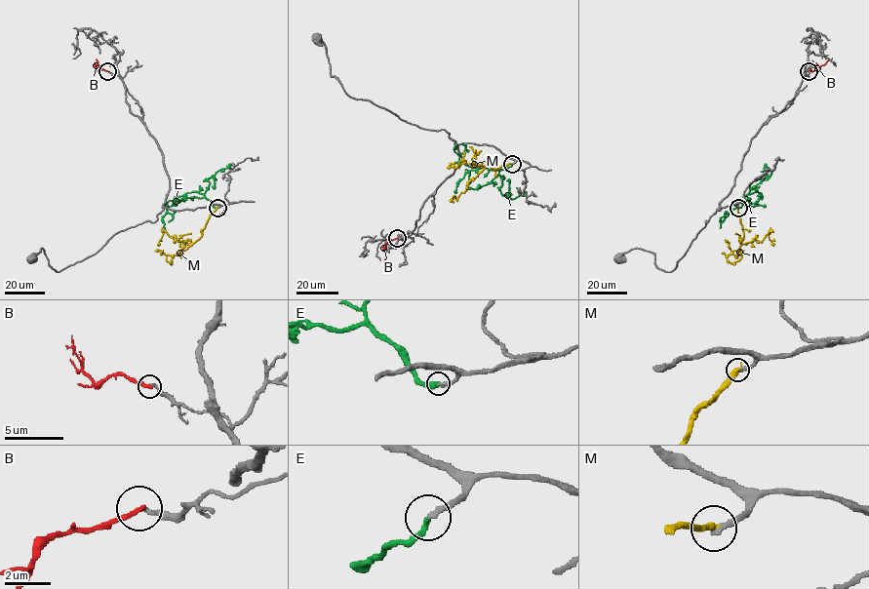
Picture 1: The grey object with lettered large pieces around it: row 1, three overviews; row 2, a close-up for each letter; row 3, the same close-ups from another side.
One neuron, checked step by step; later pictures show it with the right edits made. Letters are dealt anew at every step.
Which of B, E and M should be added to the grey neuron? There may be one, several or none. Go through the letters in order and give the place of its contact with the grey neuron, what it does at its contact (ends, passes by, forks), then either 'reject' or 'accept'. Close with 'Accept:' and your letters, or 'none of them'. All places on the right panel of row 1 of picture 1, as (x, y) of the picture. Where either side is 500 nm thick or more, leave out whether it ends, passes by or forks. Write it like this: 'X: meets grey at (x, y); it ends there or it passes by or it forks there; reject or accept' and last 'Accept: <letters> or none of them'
B: meets grey at (809, 71); it ends there; reject
E: meets grey at (738, 207); it ends there; accept
M: meets grey at (738, 208); it ends there; reject
Accept: E

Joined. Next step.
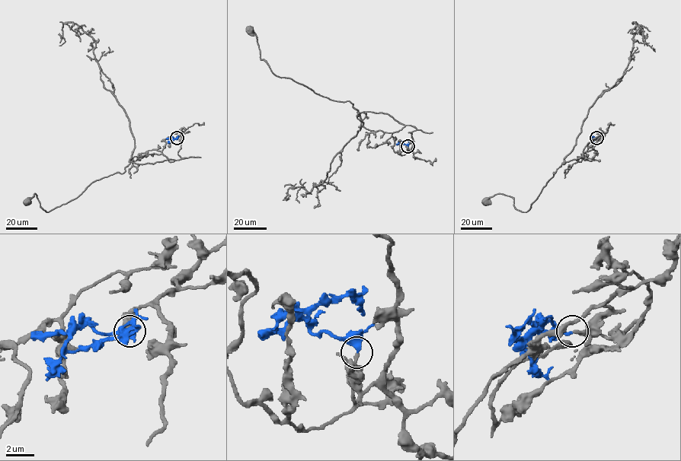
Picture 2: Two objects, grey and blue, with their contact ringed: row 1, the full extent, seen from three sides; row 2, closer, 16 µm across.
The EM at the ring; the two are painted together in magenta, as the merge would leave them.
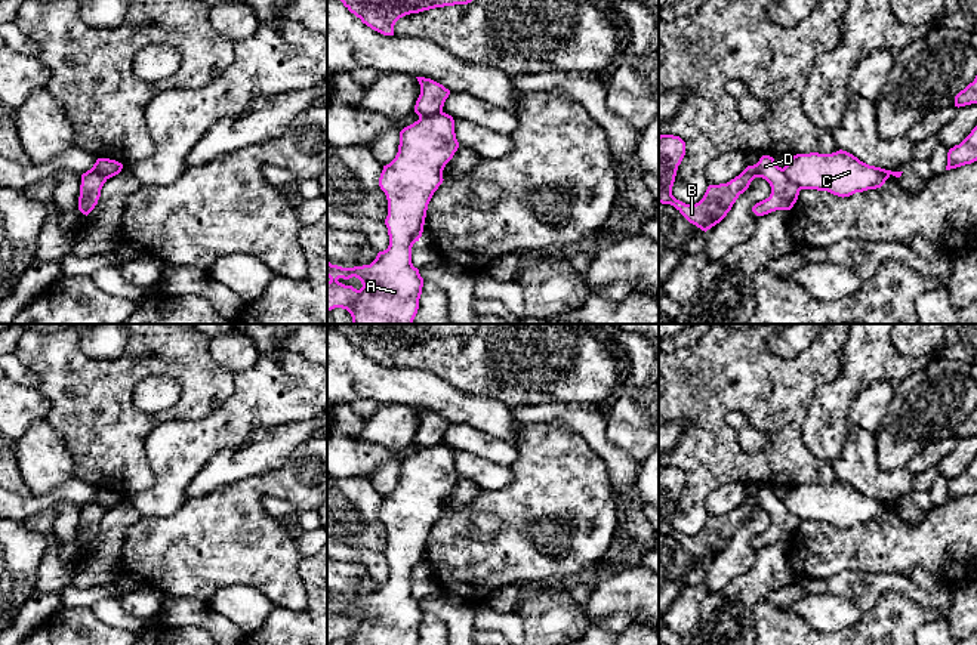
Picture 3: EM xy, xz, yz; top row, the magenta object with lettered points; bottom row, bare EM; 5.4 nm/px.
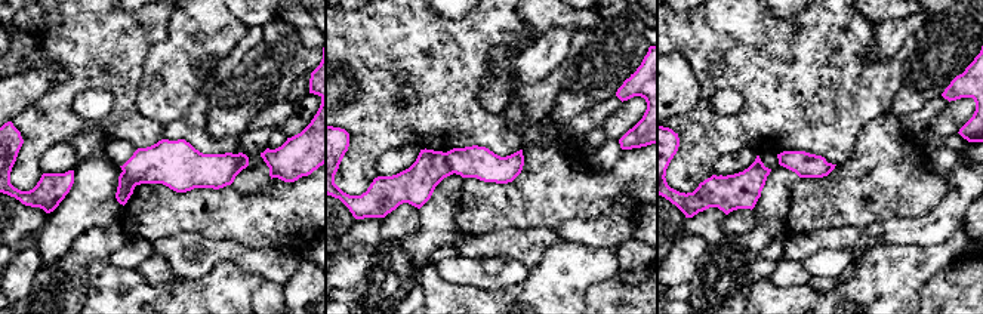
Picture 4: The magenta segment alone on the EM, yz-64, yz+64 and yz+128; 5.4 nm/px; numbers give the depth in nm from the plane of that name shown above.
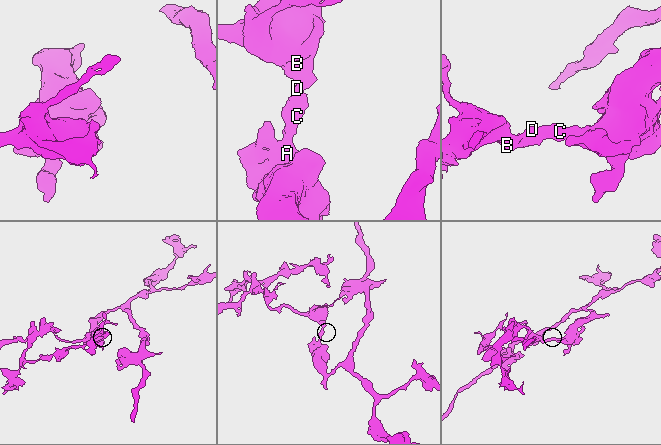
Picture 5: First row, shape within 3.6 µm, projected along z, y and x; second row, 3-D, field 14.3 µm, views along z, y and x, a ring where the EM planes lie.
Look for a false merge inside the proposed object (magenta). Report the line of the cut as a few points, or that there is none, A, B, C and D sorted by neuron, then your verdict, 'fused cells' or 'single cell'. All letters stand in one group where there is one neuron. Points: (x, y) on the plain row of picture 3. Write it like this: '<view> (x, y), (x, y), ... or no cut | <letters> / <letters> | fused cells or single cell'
xz (441, 443), (419, 450) | A C / B D | fused cells

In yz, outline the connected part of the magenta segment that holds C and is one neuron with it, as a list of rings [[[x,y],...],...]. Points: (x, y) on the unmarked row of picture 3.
[[[842,481],[796,485],[789,488],[783,502],[799,521],[827,522],[842,530],[881,519],[891,506],[900,509],[903,504],[869,497]]]

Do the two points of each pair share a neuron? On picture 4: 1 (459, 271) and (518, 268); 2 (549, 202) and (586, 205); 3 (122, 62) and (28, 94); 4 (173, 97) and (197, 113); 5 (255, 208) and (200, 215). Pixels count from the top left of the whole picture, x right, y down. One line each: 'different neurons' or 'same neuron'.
1: same neuron
2: same neuron
3: different neurons
4: different neurons
5: same neuron

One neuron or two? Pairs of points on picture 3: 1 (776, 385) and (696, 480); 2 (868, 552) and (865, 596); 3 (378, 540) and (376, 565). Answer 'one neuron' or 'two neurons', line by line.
1: one neuron
2: two neurons
3: two neurons

